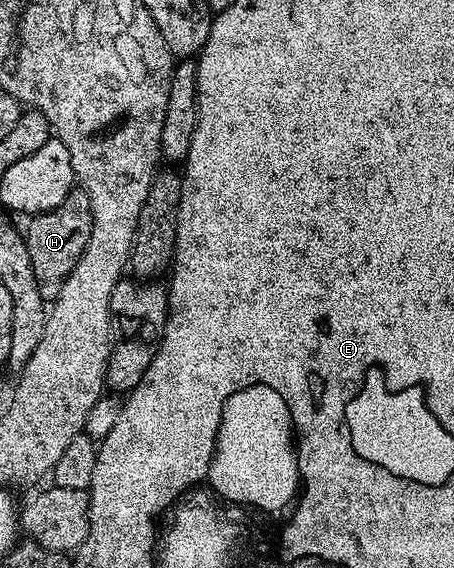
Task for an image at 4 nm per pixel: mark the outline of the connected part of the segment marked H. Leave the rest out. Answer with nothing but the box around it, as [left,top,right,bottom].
[24,188,94,300]

